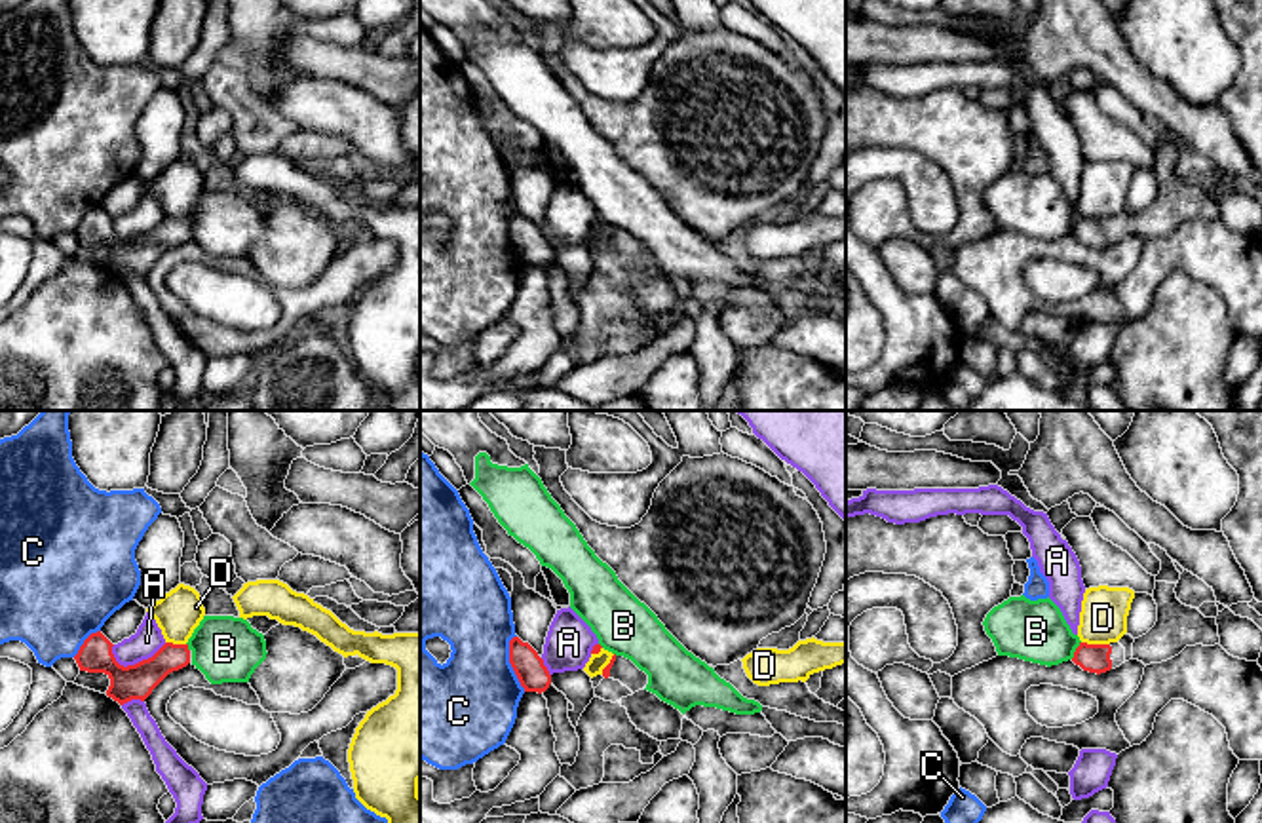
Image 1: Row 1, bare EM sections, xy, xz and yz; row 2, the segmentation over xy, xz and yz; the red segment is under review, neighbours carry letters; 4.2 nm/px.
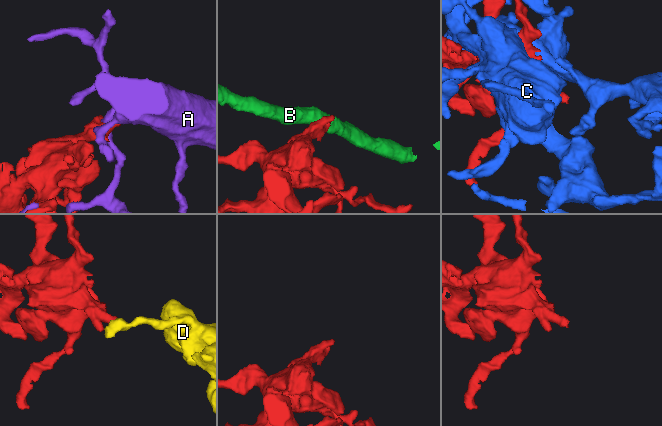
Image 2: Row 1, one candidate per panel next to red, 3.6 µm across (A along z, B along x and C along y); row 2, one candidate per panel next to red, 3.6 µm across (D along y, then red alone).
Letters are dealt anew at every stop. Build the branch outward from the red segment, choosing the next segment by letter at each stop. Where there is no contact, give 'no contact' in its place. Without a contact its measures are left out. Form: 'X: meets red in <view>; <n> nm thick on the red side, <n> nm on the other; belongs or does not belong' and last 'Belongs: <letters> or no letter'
A: meets red in xy; 150 nm thick on the red side, 120 nm on the other; does not belong
B: meets red in yz; 130 nm thick on the red side, 260 nm on the other; does not belong
C: meets red in xz; 130 nm thick on the red side, 400 nm on the other; does not belong
D: meets red in yz; 130 nm thick on the red side, 200 nm on the other; does not belong
Belongs: no letter

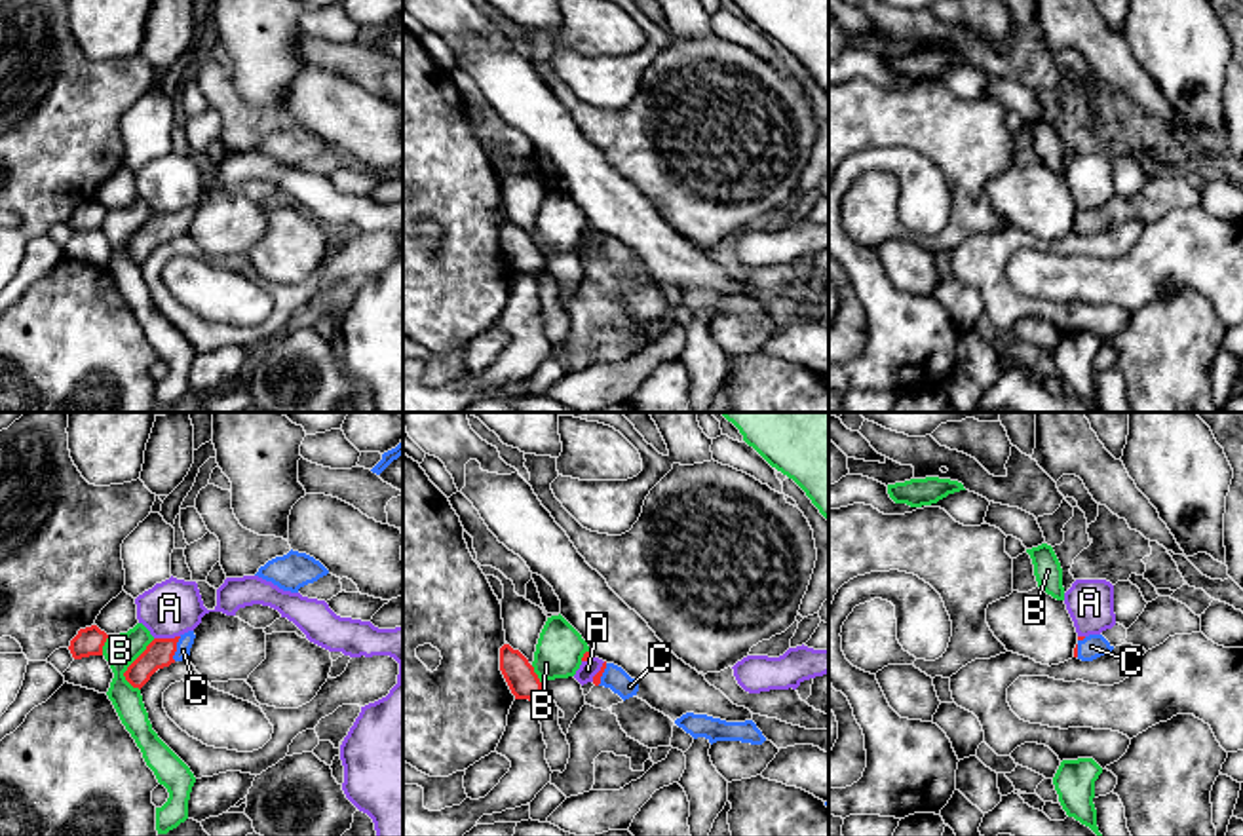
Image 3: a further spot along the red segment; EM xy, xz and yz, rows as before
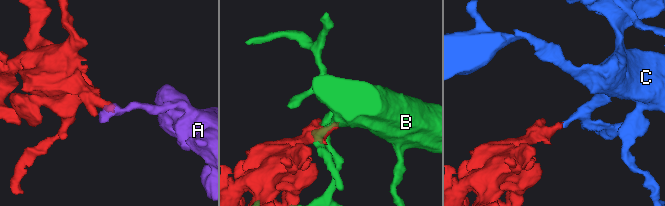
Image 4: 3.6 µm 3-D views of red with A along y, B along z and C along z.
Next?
A: meets red in xy; 120 nm thick on the red side, 240 nm on the other; does not belong
B: meets red in xy; 120 nm thick on the red side, 140 nm on the other; does not belong
C: meets red in xy; 120 nm thick on the red side, 70 nm on the other; belongs
Belongs: C

